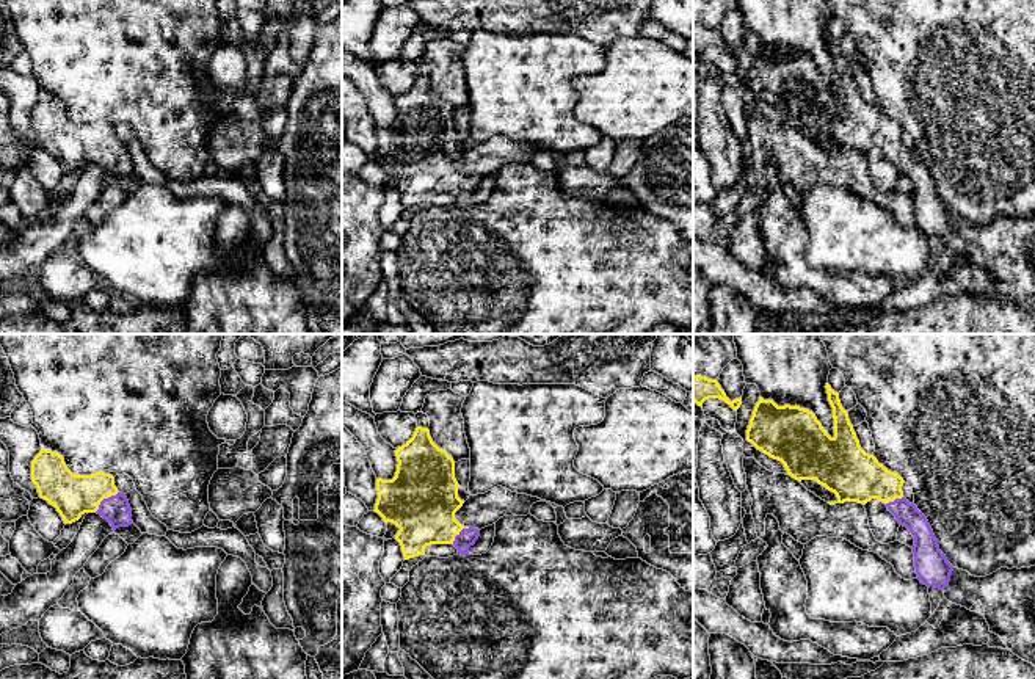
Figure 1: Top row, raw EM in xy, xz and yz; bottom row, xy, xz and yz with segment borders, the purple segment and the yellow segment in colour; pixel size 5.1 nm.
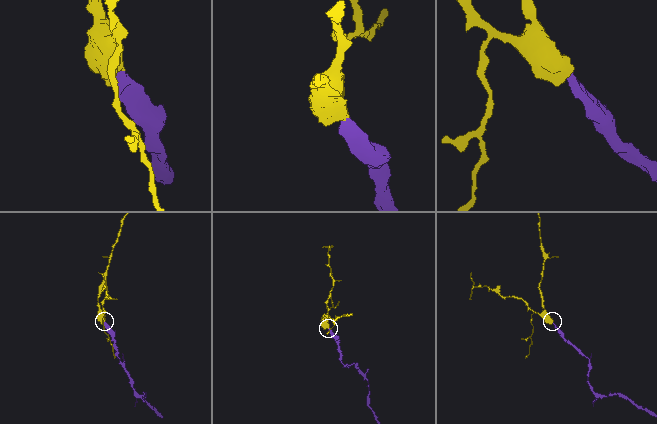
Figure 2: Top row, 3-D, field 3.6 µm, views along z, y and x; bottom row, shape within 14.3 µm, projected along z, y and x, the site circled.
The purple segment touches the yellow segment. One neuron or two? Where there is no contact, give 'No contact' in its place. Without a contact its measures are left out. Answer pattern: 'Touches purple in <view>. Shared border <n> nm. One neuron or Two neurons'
Touches purple in xy. Shared border 170 nm. One neuron

